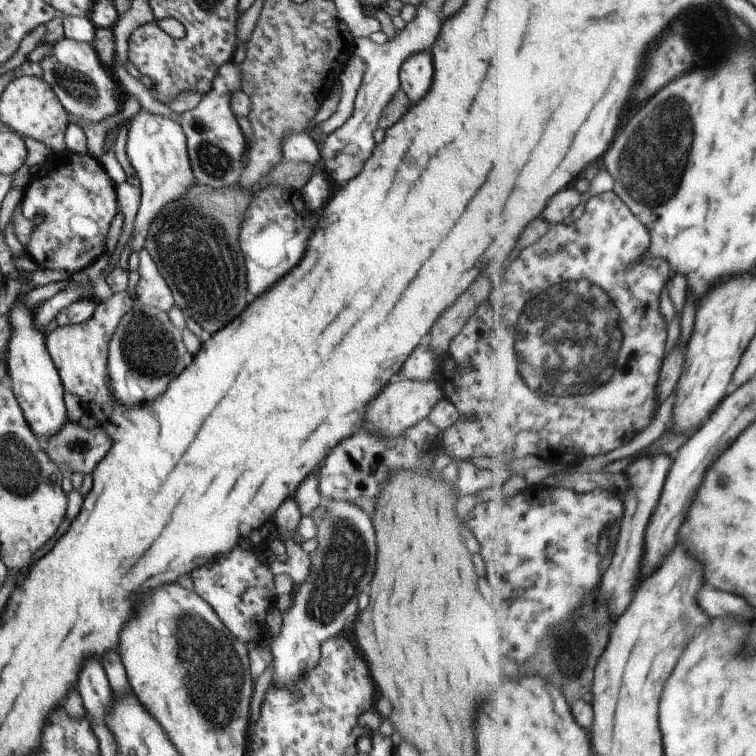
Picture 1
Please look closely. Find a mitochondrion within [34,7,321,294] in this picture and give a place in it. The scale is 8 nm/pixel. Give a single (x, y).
(82, 88)

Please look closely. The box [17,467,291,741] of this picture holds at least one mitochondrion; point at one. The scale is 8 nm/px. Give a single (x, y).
(212, 668)

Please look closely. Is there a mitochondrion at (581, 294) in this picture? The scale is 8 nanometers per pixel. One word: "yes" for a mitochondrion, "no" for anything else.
yes

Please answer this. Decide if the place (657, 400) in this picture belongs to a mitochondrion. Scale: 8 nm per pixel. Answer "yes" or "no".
no

